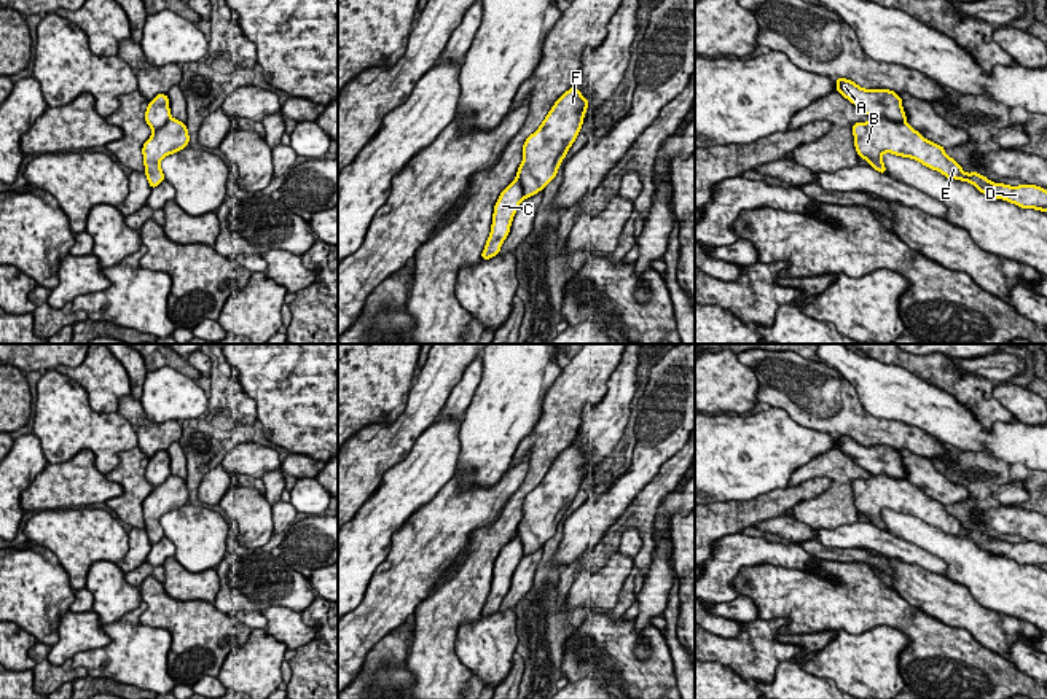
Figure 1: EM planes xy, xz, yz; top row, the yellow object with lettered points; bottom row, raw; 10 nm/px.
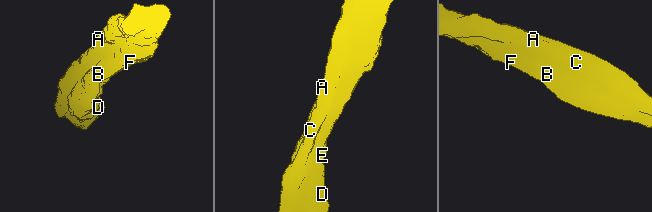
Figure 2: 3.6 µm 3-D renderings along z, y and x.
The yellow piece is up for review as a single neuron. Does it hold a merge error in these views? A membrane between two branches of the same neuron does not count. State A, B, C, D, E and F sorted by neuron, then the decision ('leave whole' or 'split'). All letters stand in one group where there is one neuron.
A B C D E F; leave whole

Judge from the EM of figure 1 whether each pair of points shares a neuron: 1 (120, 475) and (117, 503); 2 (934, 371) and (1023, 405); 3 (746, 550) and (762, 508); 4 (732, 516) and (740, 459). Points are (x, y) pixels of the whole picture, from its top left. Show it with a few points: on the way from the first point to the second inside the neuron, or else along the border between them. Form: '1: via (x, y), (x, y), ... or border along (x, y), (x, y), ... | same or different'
1: via (126, 481), (126, 494), (123, 497) | same
2: via (956, 384), (988, 402), (1001, 402) | same
3: border along (740, 532), (722, 535), (714, 543), (711, 554) | different
4: border along (772, 489), (749, 499), (729, 499), (711, 503) | different

